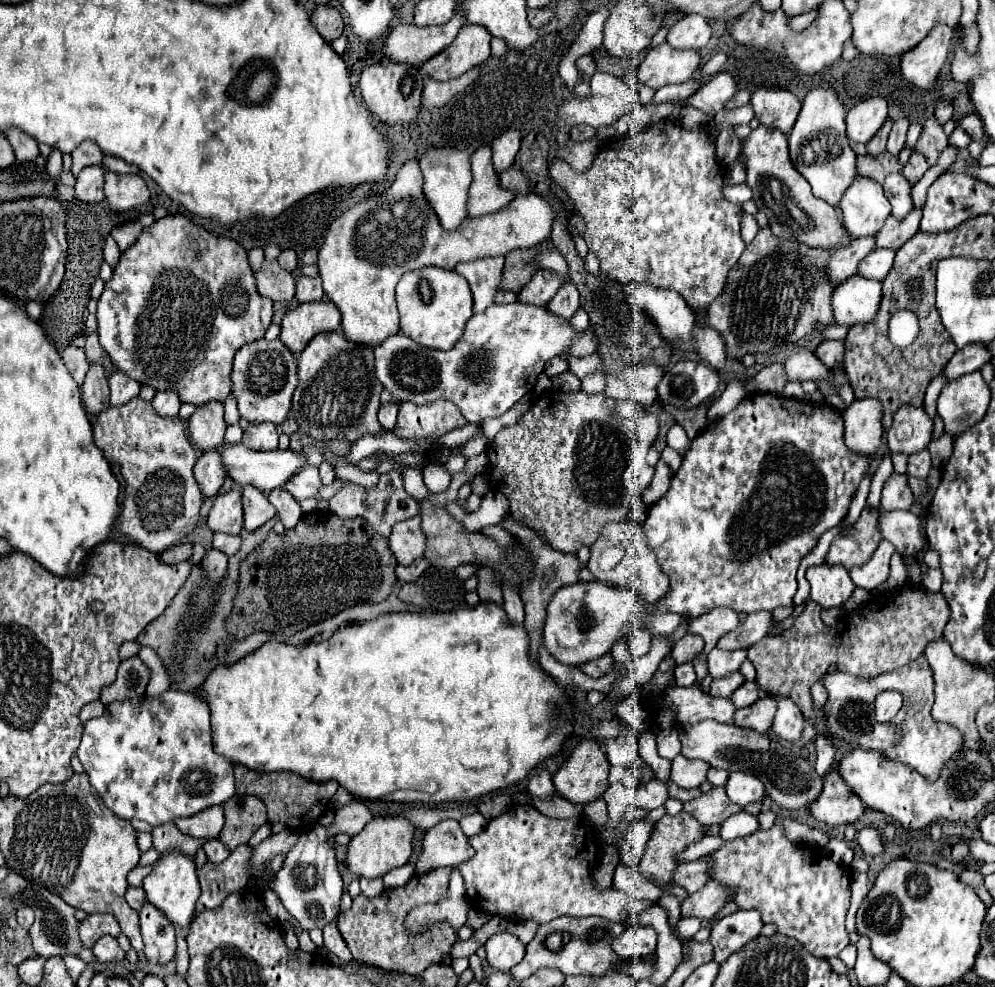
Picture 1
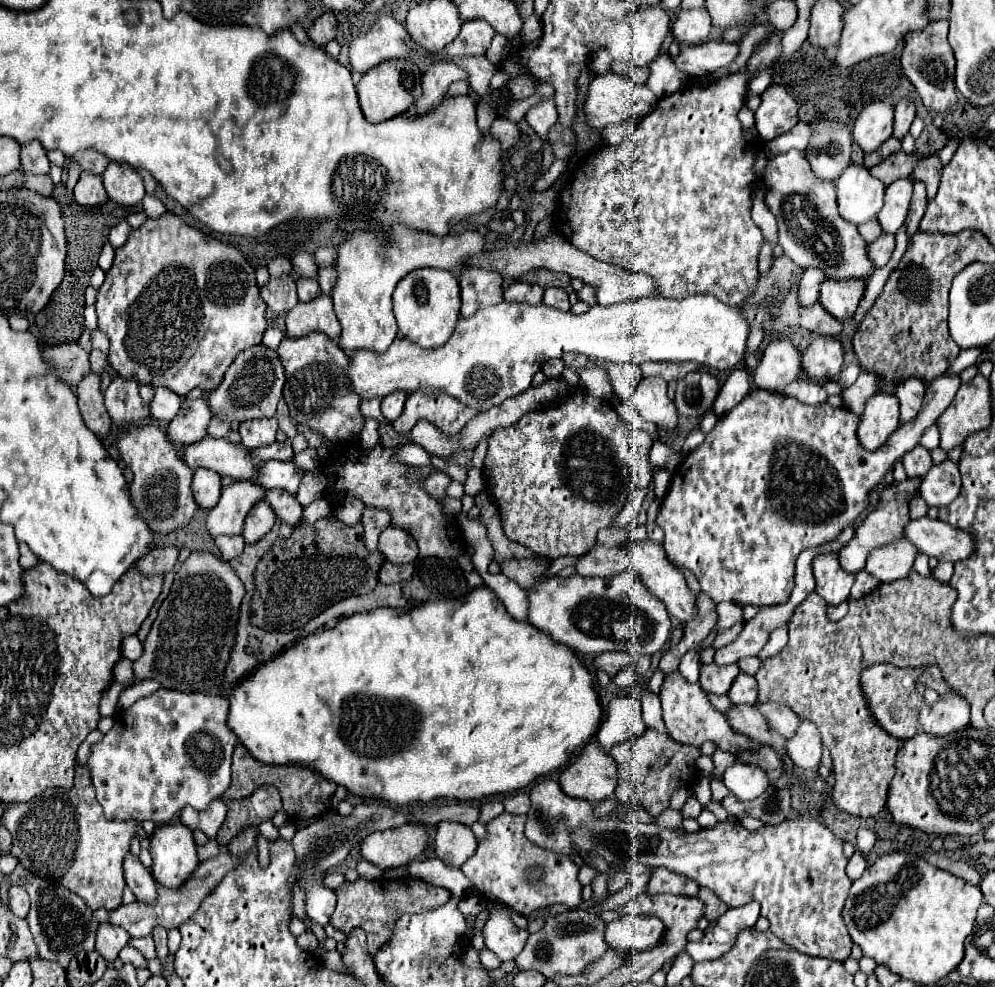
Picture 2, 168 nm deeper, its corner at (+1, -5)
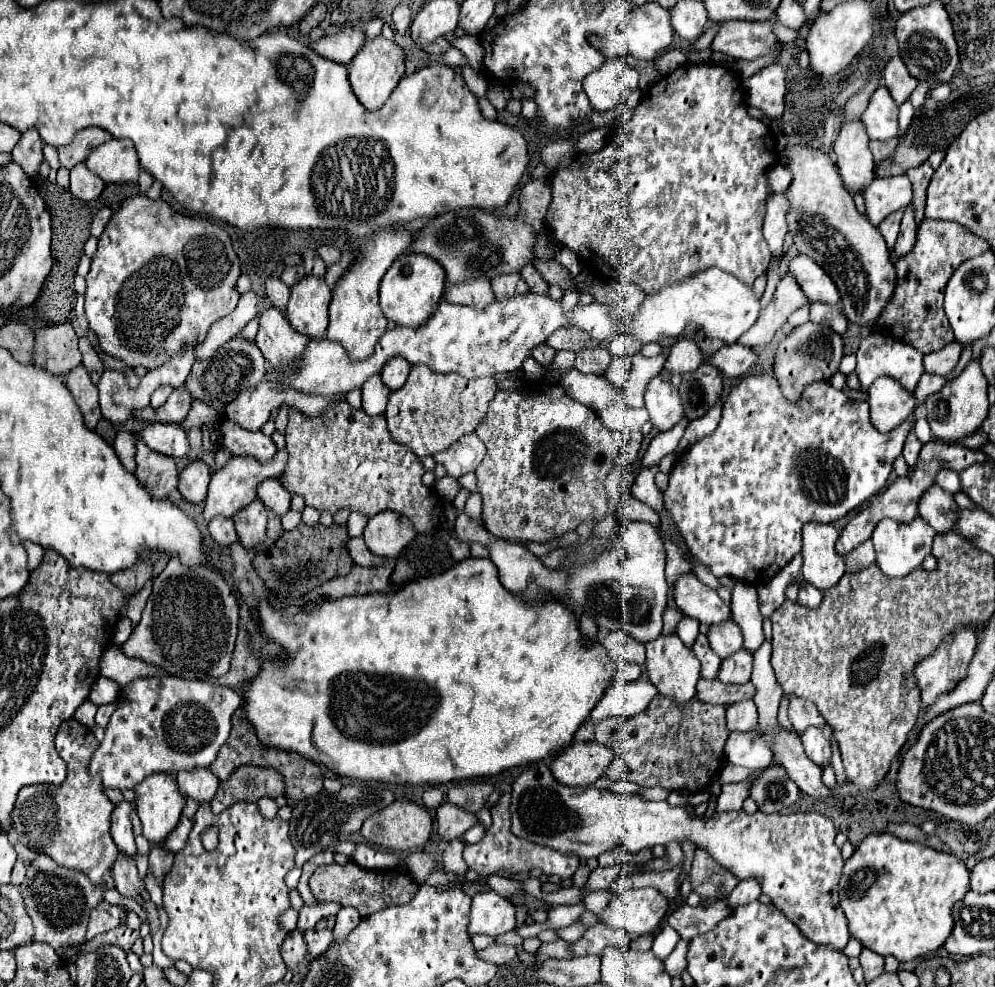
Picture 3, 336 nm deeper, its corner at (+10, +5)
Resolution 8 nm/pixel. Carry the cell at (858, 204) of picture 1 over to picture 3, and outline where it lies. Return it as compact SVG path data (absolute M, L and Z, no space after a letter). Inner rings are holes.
M861 117L841 123L833 149L837 153L839 175L847 191L853 195L863 193L875 179L875 163L869 149L869 135L861 123Z

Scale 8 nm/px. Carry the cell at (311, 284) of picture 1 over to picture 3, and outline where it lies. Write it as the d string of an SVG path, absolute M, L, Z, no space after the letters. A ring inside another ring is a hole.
M293 265L293 267L285 267L285 271L281 273L281 281L289 287L293 287L299 279L305 277L305 267L303 265Z

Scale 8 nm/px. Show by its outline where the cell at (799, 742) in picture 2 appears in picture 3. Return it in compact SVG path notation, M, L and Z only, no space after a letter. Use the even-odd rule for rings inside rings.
M809 727L805 733L801 733L801 741L803 741L807 757L815 765L819 765L819 767L831 765L831 743L829 743L825 731L821 731L817 727Z

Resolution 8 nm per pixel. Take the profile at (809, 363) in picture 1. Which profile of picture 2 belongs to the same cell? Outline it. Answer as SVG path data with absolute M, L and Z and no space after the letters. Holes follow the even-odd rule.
M778 339L766 347L754 383L760 389L776 391L780 387L790 385L792 381L798 381L800 375L802 353L788 339Z

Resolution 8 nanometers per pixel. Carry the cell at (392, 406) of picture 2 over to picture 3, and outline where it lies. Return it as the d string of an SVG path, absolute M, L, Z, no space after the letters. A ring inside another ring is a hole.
M401 355L389 359L389 363L385 363L383 371L381 371L381 377L383 377L383 383L395 391L397 387L401 387L405 381L407 381L407 375L409 375L411 367L409 363L405 363L405 359L401 359Z

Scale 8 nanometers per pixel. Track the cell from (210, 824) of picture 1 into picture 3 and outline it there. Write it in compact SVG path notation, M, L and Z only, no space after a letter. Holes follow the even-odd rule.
M211 769L181 771L181 775L177 775L177 785L185 797L193 797L195 801L203 803L213 799L219 779L211 773Z

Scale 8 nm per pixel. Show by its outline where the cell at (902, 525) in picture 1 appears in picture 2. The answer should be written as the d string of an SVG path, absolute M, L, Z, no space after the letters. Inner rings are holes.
M912 519L906 529L904 537L914 543L918 553L936 557L938 561L960 561L972 553L974 541L968 533L954 529L938 519Z

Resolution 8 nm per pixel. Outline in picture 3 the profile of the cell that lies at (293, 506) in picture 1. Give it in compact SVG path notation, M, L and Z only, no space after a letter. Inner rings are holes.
M265 479L257 487L257 495L263 501L267 509L271 509L277 515L285 515L289 511L291 495L289 491L277 481L277 479Z

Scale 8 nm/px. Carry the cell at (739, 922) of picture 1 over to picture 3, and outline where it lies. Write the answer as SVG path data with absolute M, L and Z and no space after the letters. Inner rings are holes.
M747 879L747 881L739 881L739 885L731 891L727 901L731 907L739 907L739 905L747 905L751 901L757 901L759 895L761 895L761 887L757 885L757 881Z

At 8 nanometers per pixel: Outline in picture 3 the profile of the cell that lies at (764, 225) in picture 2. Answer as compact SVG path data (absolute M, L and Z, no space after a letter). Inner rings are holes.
M775 193L773 199L767 203L767 213L765 213L765 223L763 223L763 235L773 253L777 251L781 253L783 239L787 235L787 211L789 211L787 197Z

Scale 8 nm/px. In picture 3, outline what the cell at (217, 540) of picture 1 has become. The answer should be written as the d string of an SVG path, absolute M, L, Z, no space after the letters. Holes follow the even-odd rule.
M215 517L209 521L209 533L219 545L231 545L237 541L237 533L233 527L233 519Z

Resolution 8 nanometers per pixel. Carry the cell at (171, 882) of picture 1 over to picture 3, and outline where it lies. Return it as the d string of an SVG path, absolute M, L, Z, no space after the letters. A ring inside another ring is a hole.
M149 775L135 789L135 811L143 823L143 835L151 845L161 845L179 823L185 797L177 791L175 775Z

